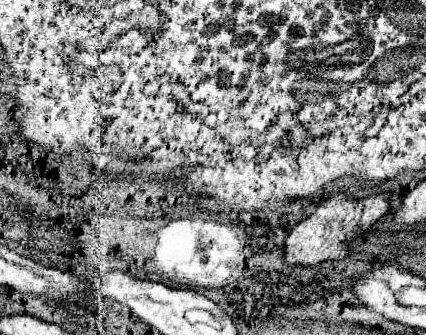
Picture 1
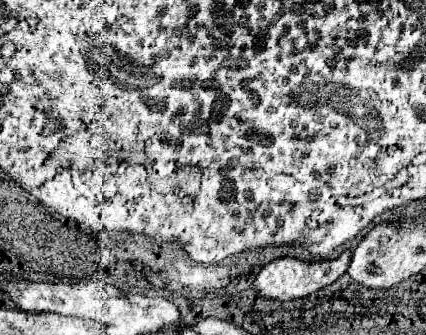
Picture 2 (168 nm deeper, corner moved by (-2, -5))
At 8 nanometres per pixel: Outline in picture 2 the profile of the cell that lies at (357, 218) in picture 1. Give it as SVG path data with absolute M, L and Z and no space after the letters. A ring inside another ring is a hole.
M350 250L342 252L340 258L336 260L316 260L316 262L302 262L296 258L278 258L270 264L266 264L260 274L254 280L254 288L258 290L258 294L266 300L278 300L278 302L288 302L288 300L296 300L296 298L306 298L322 288L326 288L328 284L332 284L334 280L338 280L346 268L350 264Z

